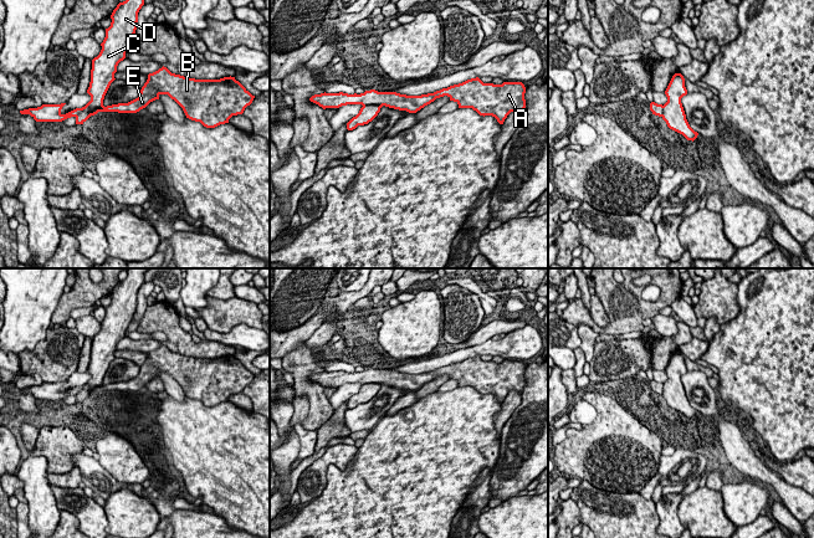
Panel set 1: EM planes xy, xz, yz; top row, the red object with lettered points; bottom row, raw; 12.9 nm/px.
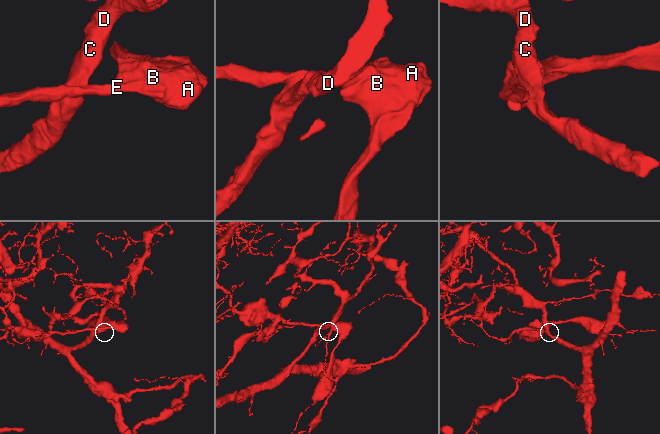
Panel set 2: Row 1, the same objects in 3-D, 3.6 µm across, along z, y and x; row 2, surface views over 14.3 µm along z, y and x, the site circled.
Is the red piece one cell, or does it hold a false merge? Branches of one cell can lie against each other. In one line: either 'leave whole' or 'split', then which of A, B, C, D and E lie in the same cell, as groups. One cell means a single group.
split; groups A B E / C D

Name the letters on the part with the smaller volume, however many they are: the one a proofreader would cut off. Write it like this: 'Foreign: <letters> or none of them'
Foreign: A, B, E

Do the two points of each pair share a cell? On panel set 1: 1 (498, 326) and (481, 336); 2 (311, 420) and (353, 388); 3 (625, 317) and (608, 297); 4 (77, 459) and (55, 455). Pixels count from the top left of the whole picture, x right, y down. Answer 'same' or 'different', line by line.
1: same
2: different
3: same
4: different

